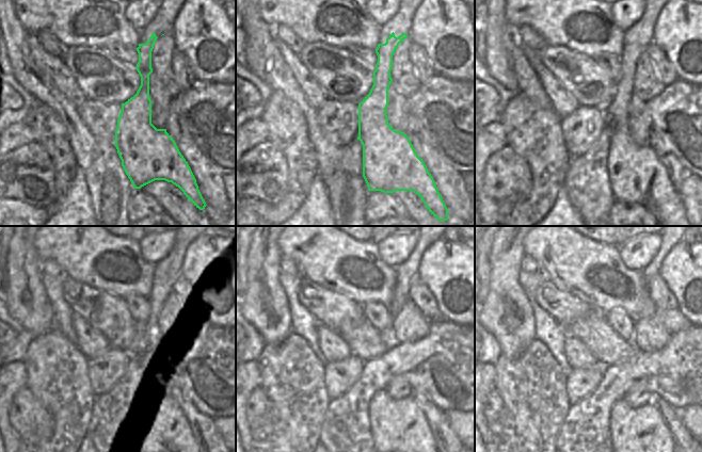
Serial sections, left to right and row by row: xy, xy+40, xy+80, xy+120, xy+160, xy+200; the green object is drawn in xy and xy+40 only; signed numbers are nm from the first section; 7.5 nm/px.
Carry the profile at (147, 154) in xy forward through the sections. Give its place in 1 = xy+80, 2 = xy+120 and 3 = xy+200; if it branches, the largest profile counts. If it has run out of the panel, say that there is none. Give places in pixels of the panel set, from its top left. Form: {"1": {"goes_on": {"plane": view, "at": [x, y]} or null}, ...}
{"1": {"goes_on": {"plane": "xy+80", "at": [636, 175]}}, "2": {"goes_on": {"plane": "xy+120", "at": [158, 421]}}, "3": {"goes_on": {"plane": "xy+200", "at": [641, 433]}}}

